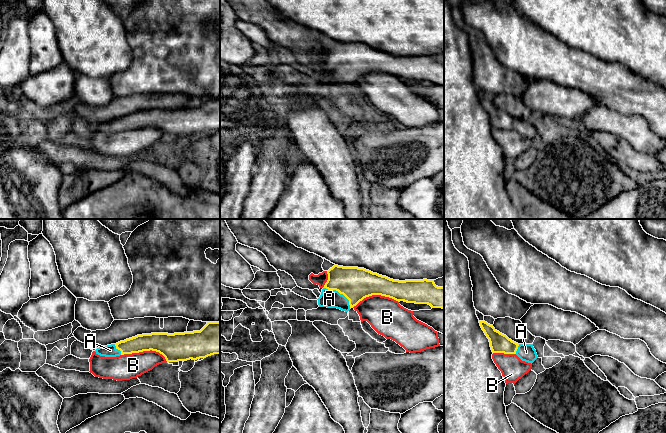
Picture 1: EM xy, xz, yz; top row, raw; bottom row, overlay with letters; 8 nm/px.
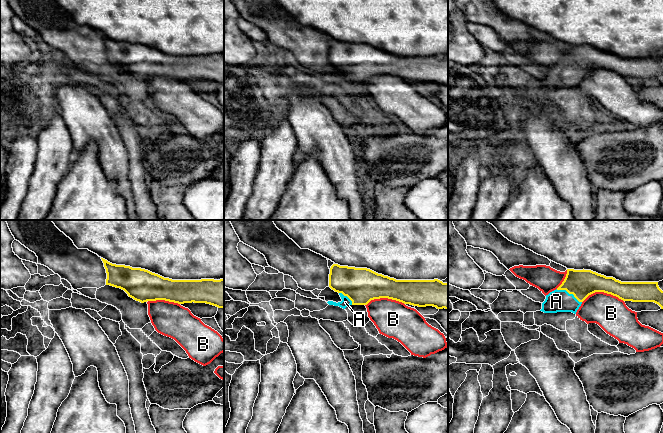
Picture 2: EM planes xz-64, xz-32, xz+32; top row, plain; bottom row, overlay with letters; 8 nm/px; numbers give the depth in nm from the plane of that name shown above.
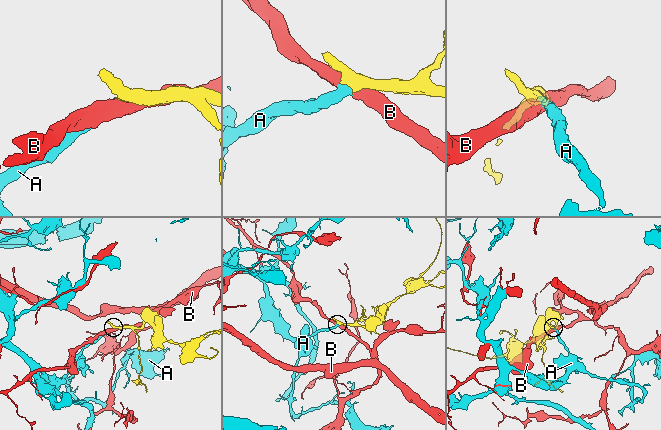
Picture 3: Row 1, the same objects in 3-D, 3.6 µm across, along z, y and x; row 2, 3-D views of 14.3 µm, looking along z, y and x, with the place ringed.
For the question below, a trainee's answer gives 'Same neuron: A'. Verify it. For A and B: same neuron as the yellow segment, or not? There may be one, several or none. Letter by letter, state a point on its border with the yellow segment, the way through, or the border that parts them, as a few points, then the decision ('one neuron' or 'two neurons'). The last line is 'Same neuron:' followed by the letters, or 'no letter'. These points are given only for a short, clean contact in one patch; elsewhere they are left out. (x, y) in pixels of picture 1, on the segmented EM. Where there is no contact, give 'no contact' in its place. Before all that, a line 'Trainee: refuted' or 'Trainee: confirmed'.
Trainee: confirmed
A: xz (340, 293) | across xz (354, 283), (348, 285), (340, 293), (329, 298) | one neuron
B: xy (145, 350) | two neurons
Same neuron: A

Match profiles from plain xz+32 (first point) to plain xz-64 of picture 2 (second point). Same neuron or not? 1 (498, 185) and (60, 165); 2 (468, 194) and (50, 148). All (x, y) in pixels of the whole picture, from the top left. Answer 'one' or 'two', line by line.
1: one
2: two

